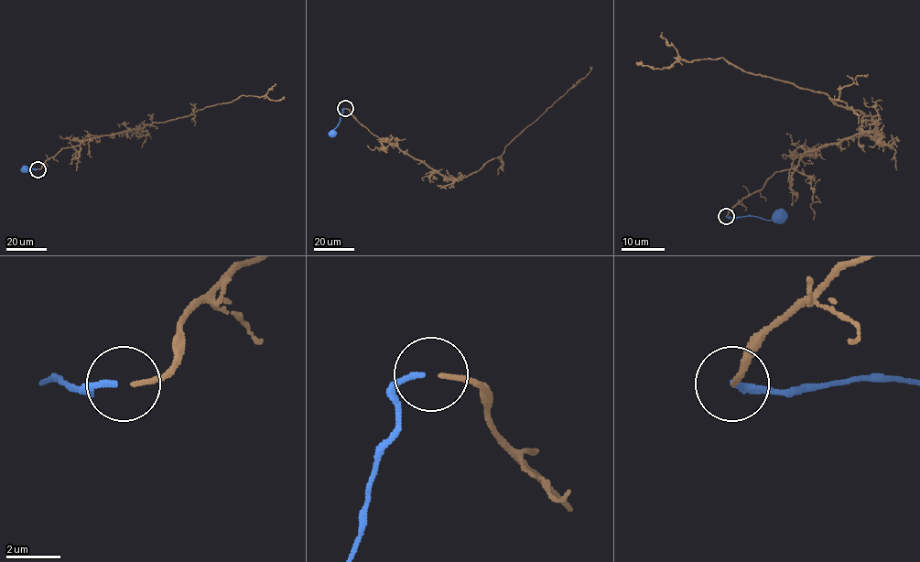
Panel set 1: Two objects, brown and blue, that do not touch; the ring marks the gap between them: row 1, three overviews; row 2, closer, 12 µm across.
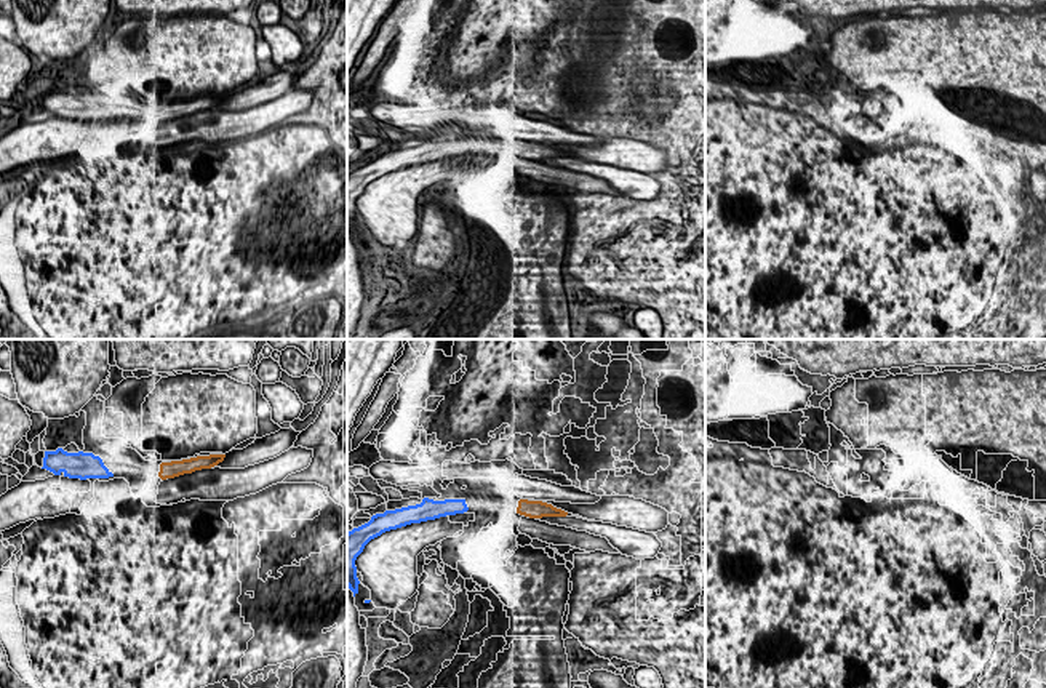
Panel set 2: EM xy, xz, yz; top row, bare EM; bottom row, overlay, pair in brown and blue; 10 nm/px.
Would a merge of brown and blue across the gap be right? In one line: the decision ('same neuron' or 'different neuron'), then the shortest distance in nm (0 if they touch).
same neuron; 460 nm apart

